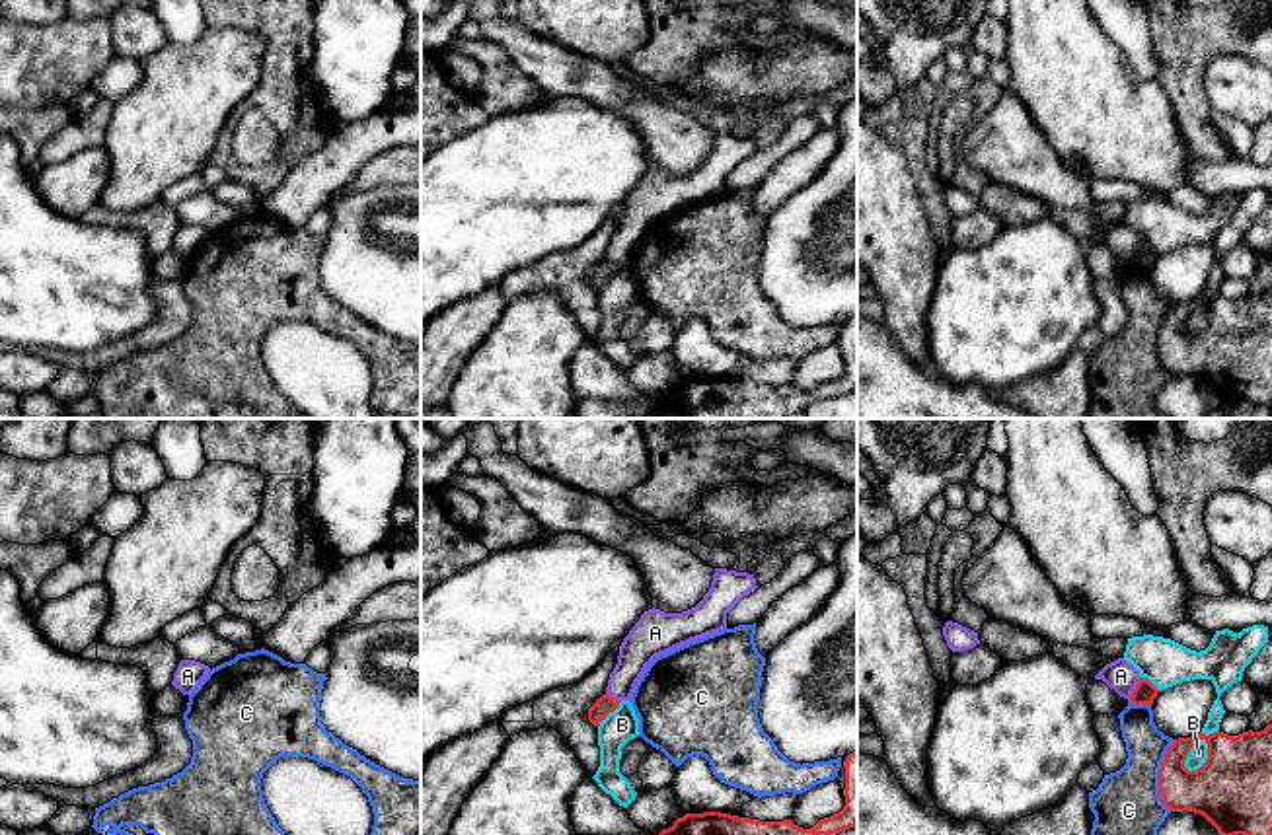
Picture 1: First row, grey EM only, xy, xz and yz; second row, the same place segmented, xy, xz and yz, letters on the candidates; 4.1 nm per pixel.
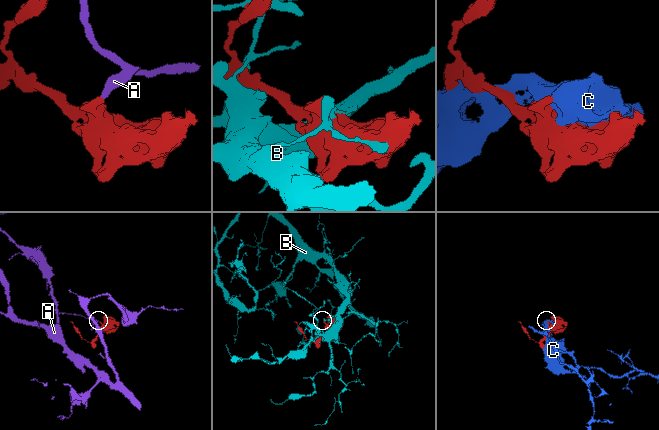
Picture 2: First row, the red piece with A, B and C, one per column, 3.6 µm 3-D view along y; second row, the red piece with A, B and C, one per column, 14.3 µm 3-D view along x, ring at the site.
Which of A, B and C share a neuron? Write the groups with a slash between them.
A / B / C

